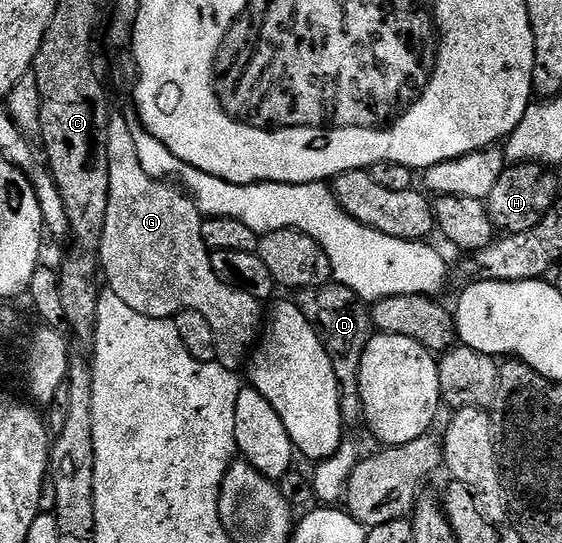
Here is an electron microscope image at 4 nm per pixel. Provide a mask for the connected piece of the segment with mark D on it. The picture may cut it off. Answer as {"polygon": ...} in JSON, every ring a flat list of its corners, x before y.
{"polygon":[[336,282,318,288,300,289,296,293,295,303,299,306,303,318,311,322,331,358,331,370,335,370,337,385,341,387,342,421,346,425,360,425,365,415,361,401,361,363,371,335,369,308,347,286]]}

